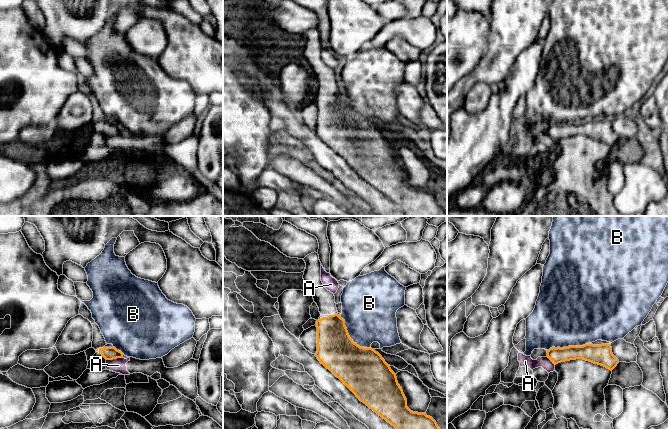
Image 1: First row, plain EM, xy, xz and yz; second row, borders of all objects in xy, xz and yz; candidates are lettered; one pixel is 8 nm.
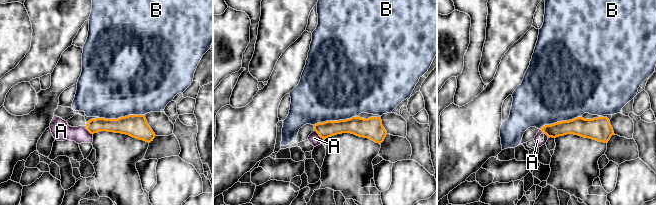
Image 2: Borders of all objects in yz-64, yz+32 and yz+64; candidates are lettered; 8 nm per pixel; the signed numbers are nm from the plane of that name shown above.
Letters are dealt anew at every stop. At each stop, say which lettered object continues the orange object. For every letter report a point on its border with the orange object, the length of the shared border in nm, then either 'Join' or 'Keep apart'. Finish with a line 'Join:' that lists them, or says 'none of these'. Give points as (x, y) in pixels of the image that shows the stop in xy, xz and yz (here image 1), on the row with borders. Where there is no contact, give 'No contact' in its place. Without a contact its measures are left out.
A: Touches orange at xy (113, 358). Shared border 130 nm. Keep apart
B: Touches orange at xz (349, 337). Shared border 360 nm. Keep apart
Join: none of these

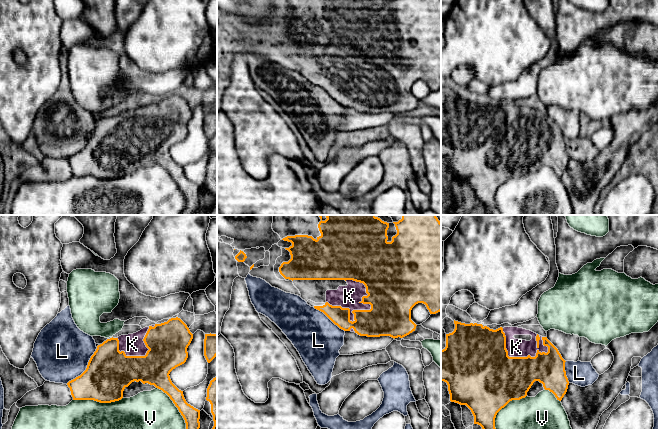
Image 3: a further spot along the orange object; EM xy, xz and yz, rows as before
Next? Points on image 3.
K: Touches orange at xz (349, 309). Shared border 380 nm. Join
L: Touches orange at xy (86, 368). Shared border 380 nm. Keep apart
V: Touches orange at xy (97, 401). Shared border 400 nm. Keep apart
Join: K

